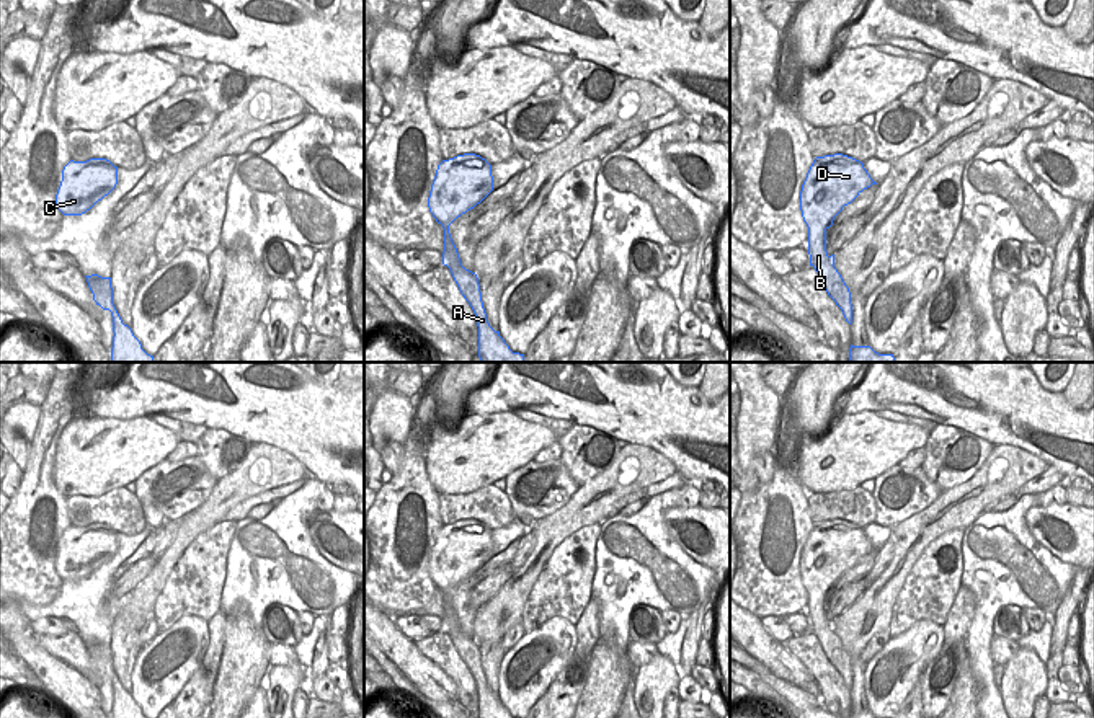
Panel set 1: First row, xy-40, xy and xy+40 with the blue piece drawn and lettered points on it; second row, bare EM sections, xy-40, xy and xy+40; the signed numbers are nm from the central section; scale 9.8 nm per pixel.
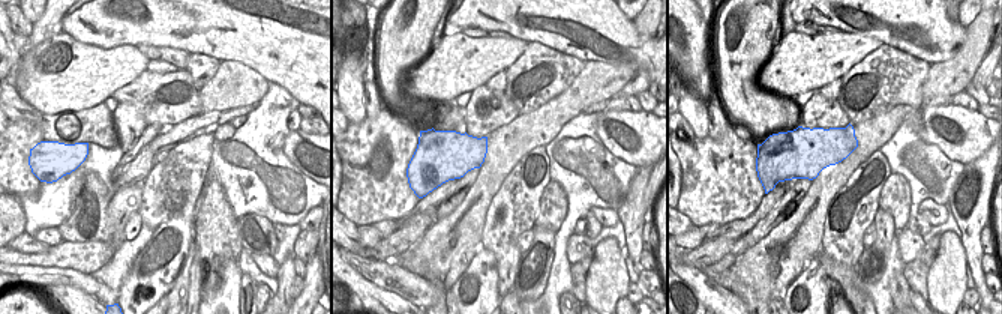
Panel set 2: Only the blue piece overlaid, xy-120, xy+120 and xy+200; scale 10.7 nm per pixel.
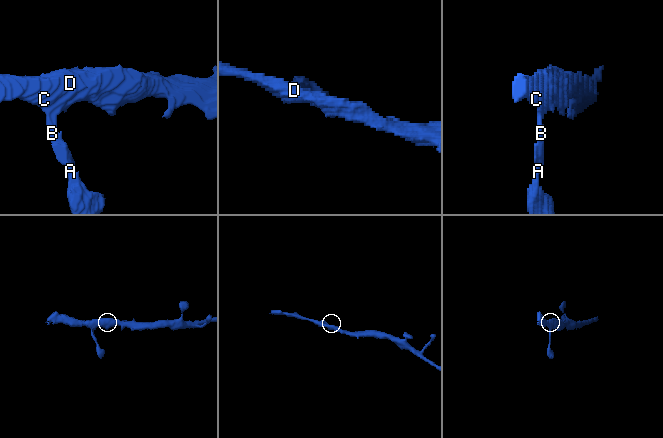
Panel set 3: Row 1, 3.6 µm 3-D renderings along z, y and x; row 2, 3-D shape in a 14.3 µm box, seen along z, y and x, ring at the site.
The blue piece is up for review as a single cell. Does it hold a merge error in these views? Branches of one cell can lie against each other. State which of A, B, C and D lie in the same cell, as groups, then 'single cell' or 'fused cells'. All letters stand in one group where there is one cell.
A B C D | single cell

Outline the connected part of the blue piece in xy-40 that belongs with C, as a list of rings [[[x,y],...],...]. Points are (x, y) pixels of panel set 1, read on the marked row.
[[[106,158],[70,160],[62,170],[56,206],[64,215],[82,215],[118,184],[118,166]]]

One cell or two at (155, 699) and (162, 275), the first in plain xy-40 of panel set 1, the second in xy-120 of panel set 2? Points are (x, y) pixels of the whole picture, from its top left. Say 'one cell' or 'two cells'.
one cell

